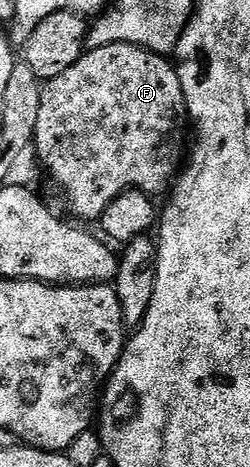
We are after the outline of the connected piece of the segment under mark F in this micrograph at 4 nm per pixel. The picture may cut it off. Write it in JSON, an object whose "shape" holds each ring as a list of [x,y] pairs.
{"shape":[[[131,43],[108,44],[104,48],[96,48],[83,53],[82,57],[68,68],[68,72],[60,72],[60,76],[49,79],[45,83],[42,99],[40,100],[40,116],[36,119],[36,136],[34,137],[33,153],[38,153],[50,182],[66,197],[66,206],[78,218],[101,219],[102,213],[110,207],[115,200],[125,194],[127,190],[139,190],[141,194],[157,196],[165,195],[171,189],[172,183],[180,173],[184,162],[184,151],[188,146],[188,111],[184,100],[184,88],[180,88],[178,67],[169,57],[154,54],[144,47],[134,46]]]}

